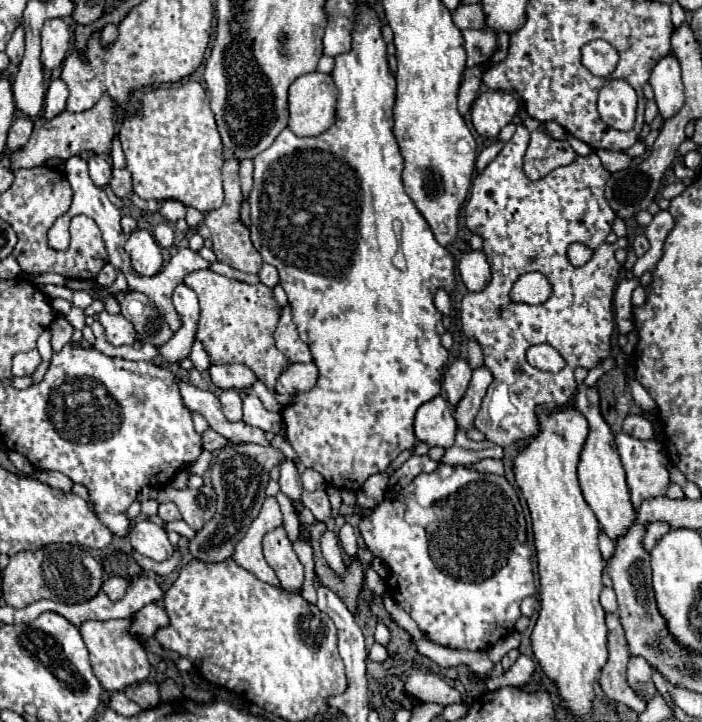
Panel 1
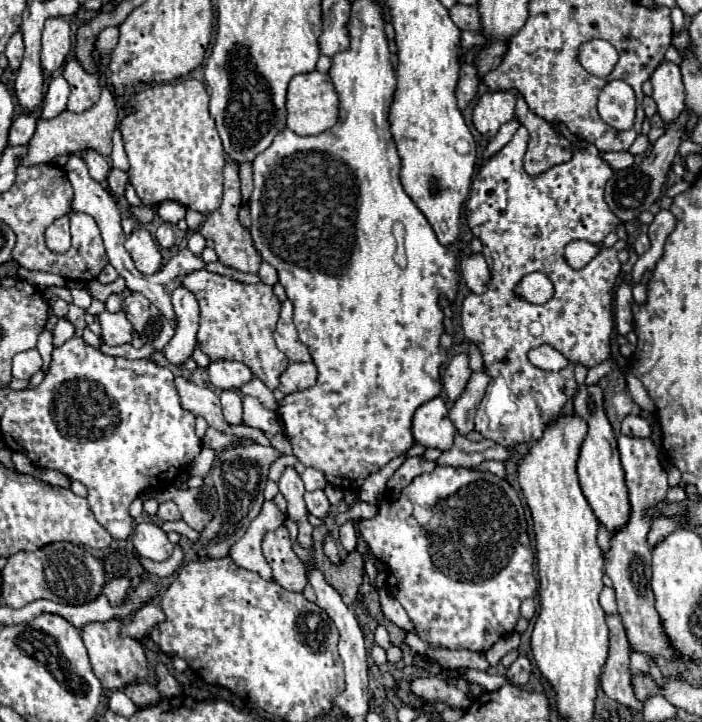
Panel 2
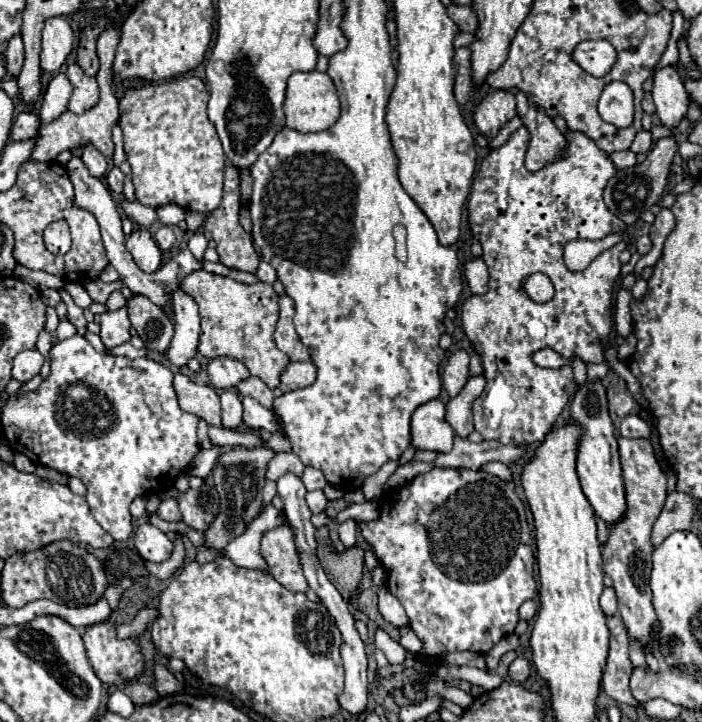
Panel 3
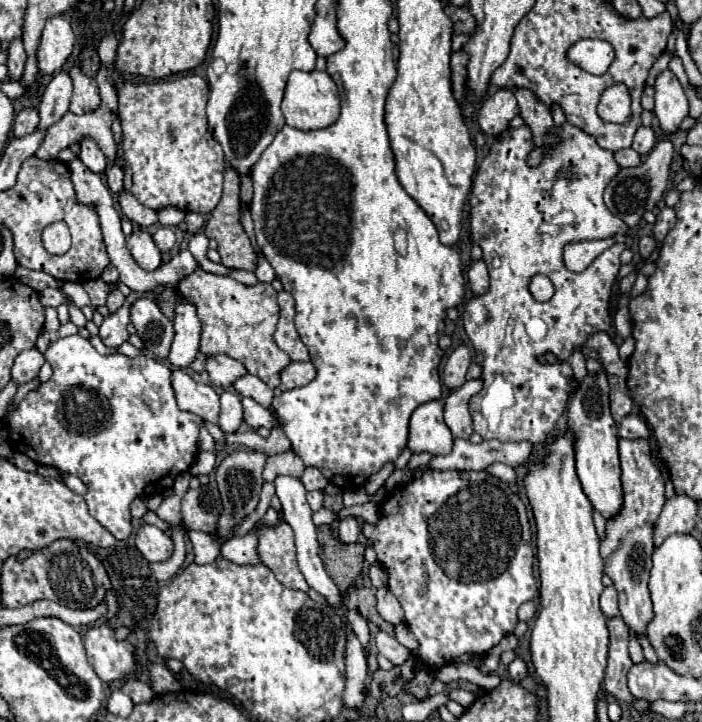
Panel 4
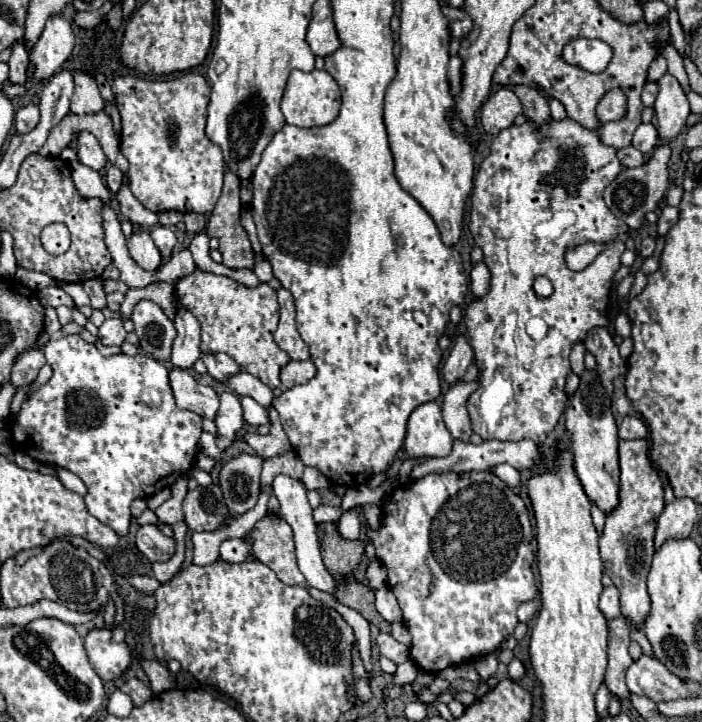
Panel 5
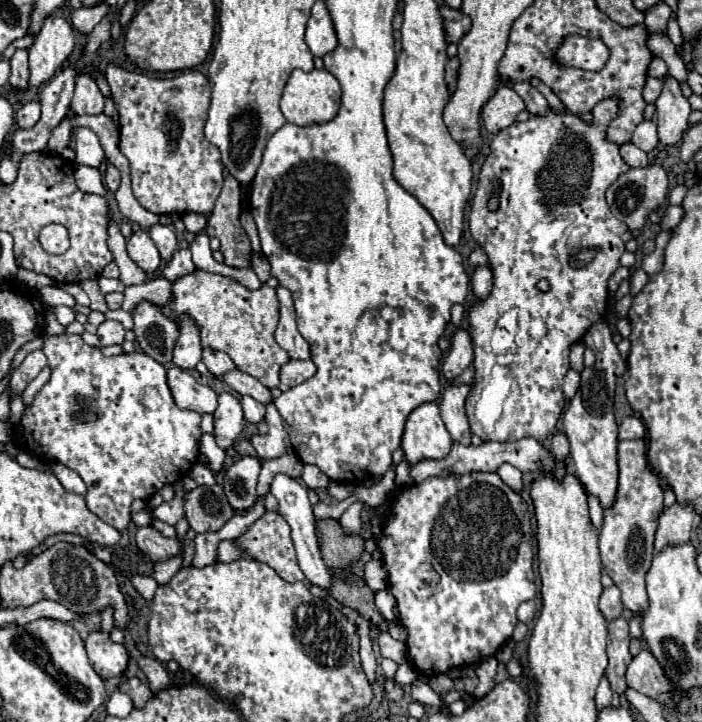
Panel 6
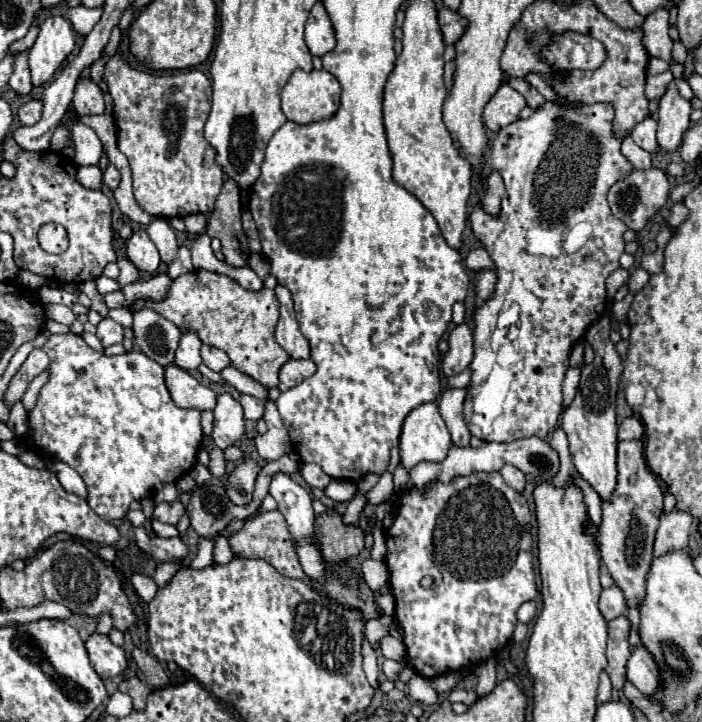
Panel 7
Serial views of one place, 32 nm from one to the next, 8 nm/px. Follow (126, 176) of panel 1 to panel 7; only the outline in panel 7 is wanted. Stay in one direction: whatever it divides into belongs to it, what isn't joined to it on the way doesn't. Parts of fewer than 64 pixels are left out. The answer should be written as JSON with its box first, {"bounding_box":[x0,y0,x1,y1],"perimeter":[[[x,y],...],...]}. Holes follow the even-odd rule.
{"bounding_box":[104,164,120,190],"perimeter":[[[108,164],[106,172],[104,172],[104,184],[110,188],[110,190],[116,190],[118,184],[120,184],[120,172],[116,170],[116,166]]]}

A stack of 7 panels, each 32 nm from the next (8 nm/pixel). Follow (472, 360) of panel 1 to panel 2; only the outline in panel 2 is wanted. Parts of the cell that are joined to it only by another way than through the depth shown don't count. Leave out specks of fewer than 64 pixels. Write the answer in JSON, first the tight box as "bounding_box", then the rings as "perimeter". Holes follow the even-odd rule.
{"bounding_box":[468,344,484,372],"perimeter":[[[470,344],[470,352],[468,352],[468,358],[470,358],[470,368],[476,372],[476,370],[482,370],[484,364],[482,364],[482,352],[476,344]]]}

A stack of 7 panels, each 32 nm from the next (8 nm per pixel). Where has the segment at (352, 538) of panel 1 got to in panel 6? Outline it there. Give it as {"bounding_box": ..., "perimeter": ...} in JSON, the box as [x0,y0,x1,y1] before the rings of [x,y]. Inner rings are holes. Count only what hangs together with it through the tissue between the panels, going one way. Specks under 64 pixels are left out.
{"bounding_box":[340,502,364,536],"perimeter":[[[356,502],[356,504],[352,504],[352,506],[342,514],[340,526],[342,526],[342,530],[344,530],[346,536],[358,536],[360,524],[362,524],[362,520],[360,520],[362,508],[364,508],[364,504],[362,504],[362,502]]]}

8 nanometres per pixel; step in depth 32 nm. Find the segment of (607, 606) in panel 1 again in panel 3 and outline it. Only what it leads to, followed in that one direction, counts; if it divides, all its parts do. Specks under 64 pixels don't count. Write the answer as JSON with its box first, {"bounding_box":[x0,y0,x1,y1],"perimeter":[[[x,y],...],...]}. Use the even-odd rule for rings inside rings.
{"bounding_box":[600,588,618,616],"perimeter":[[[604,588],[602,596],[600,596],[600,606],[602,606],[602,610],[604,610],[606,616],[618,614],[618,608],[616,608],[616,592],[614,592],[614,588]]]}

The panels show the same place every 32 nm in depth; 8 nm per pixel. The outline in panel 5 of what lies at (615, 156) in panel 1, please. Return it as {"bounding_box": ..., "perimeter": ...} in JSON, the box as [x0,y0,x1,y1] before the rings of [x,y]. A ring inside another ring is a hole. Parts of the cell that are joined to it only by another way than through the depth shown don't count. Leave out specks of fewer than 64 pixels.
{"bounding_box":[618,146,644,168],"perimeter":[[[626,146],[626,148],[622,148],[622,150],[618,152],[618,160],[620,160],[620,164],[626,166],[626,168],[642,166],[642,164],[644,164],[644,154],[638,152],[638,150],[632,148],[632,146]]]}

